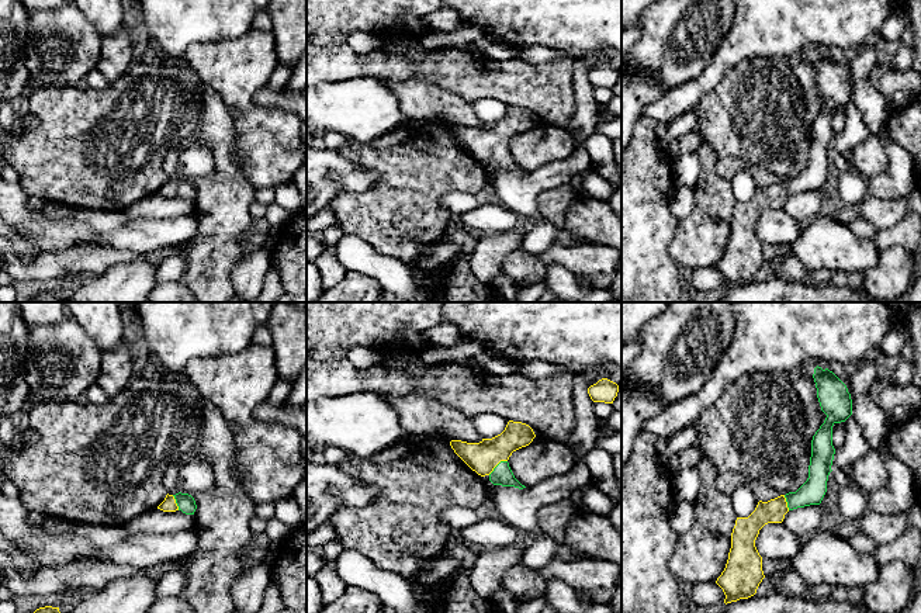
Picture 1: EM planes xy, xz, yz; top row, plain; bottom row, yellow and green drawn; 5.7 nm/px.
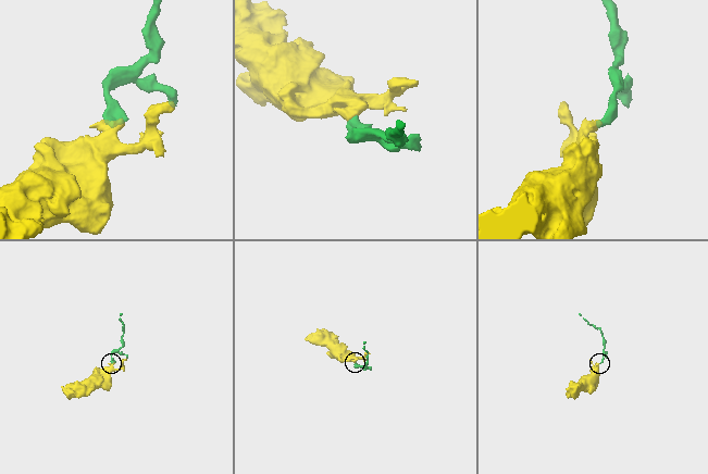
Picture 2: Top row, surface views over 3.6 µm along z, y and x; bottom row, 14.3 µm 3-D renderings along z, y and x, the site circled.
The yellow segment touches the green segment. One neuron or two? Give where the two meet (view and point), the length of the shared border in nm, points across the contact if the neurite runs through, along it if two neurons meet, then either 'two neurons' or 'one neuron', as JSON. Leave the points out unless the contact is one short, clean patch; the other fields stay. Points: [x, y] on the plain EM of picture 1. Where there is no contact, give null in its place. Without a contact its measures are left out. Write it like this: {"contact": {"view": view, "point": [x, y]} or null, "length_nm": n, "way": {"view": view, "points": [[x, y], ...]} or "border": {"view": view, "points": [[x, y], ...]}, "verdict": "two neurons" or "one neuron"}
{"contact": {"view": "xz", "point": [497, 149]}, "length_nm": 140, "way": {"view": "xz", "points": [[482, 142], [490, 142], [497, 149], [502, 159]]}, "verdict": "one neuron"}

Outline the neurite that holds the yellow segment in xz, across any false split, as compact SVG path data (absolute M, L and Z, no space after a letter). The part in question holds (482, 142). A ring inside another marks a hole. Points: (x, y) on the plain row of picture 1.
M509 105L505 115L479 128L451 125L454 138L478 160L489 162L494 170L526 173L513 160L509 142L513 136L529 131L536 122L533 114L522 107Z

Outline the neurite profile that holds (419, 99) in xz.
M388 79L385 83L395 91L405 120L433 118L450 125L482 127L471 103L457 94L444 91L426 79Z

